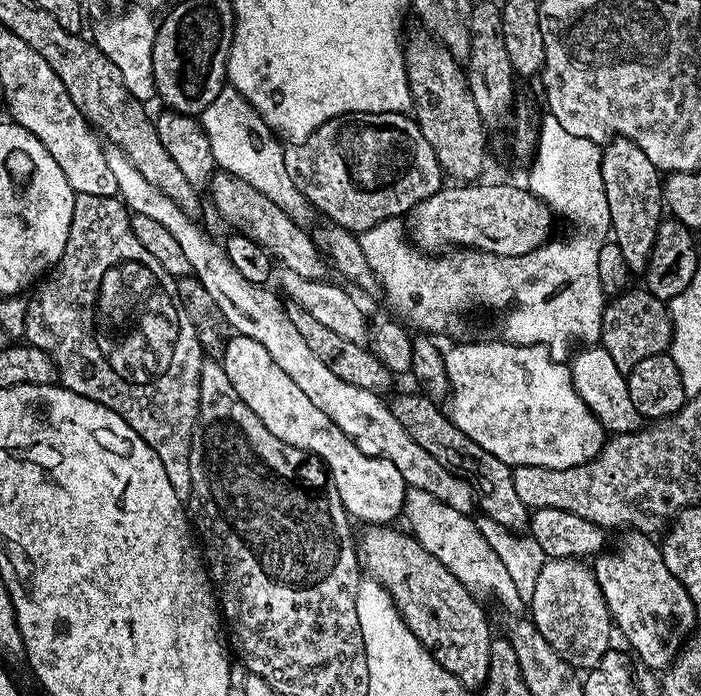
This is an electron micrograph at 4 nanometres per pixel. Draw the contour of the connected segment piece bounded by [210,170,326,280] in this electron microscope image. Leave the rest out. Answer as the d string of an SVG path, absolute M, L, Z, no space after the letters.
M223 170L217 171L213 175L210 185L211 192L217 210L226 219L233 220L236 224L244 224L245 233L258 241L277 261L284 260L280 261L283 267L294 270L294 274L302 274L302 278L325 279L324 264L326 266L326 260L313 242L311 231L307 227L300 228L304 226L287 216L277 204L270 202L270 198L266 198L266 194L256 192L254 186L250 186L245 180L240 180L232 173Z

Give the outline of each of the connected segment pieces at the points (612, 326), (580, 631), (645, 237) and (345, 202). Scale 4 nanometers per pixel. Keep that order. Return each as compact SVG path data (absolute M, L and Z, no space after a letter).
M625 290L605 303L601 316L599 347L605 348L612 359L612 367L627 374L642 358L659 352L667 353L672 342L672 318L667 303L647 290Z
M580 558L546 559L541 573L538 574L538 582L535 583L534 594L530 601L532 607L530 619L538 634L542 634L542 638L546 638L550 646L554 646L556 653L577 670L593 668L602 658L602 654L608 651L613 643L612 636L614 637L612 616L608 613L604 595L596 581L596 573L589 565L587 568L584 564L587 563Z
M621 136L603 145L600 169L610 208L611 239L622 250L629 273L643 274L654 250L656 231L666 216L662 173L634 142Z
M347 112L330 118L305 140L289 143L284 148L286 174L294 186L325 217L325 221L346 231L359 234L378 226L378 222L403 217L442 186L440 163L419 124L402 112Z

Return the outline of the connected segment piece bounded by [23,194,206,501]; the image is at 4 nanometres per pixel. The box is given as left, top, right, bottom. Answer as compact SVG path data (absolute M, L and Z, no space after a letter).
M79 194L74 202L74 218L70 226L70 234L66 242L66 250L55 268L47 273L46 278L39 281L38 287L31 293L32 298L27 301L28 313L25 318L25 330L23 339L34 345L38 350L47 352L56 362L58 380L63 387L72 392L82 394L110 410L114 410L123 420L133 428L138 435L158 454L162 466L166 466L166 478L170 478L170 486L174 486L174 494L178 498L187 501L192 495L192 479L190 478L190 450L192 438L196 435L196 419L198 418L198 386L200 374L205 362L205 354L200 349L198 334L194 334L194 325L190 322L190 314L182 306L182 298L178 298L176 289L177 277L171 276L162 268L157 258L146 250L145 246L135 237L131 228L132 217L130 211L119 195L99 196L98 194Z

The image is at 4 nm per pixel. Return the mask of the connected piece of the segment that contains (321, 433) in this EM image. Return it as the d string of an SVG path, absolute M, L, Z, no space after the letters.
M233 335L224 351L222 363L226 370L226 378L230 378L234 390L238 390L238 398L242 398L242 402L246 402L246 406L250 406L250 410L254 410L254 414L262 418L262 426L266 426L266 430L270 430L274 438L282 438L282 442L301 448L302 451L310 452L319 460L323 460L331 473L340 501L343 502L345 510L353 521L361 520L364 526L388 526L395 521L392 520L395 516L399 517L403 513L406 485L402 476L393 470L376 472L377 461L364 454L354 441L348 438L326 414L322 414L322 411L318 410L302 391L298 390L297 383L274 362L274 359L270 358L265 346L252 338Z

